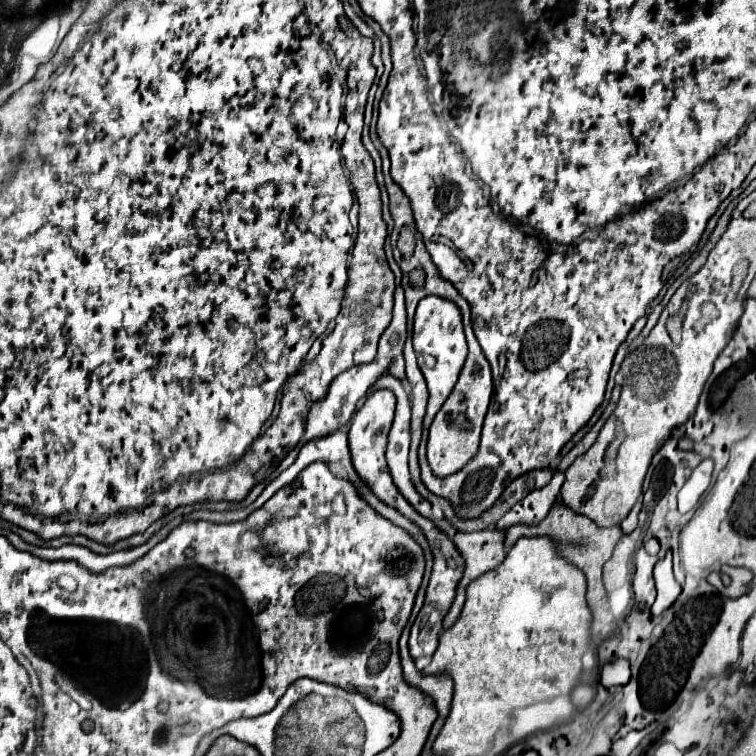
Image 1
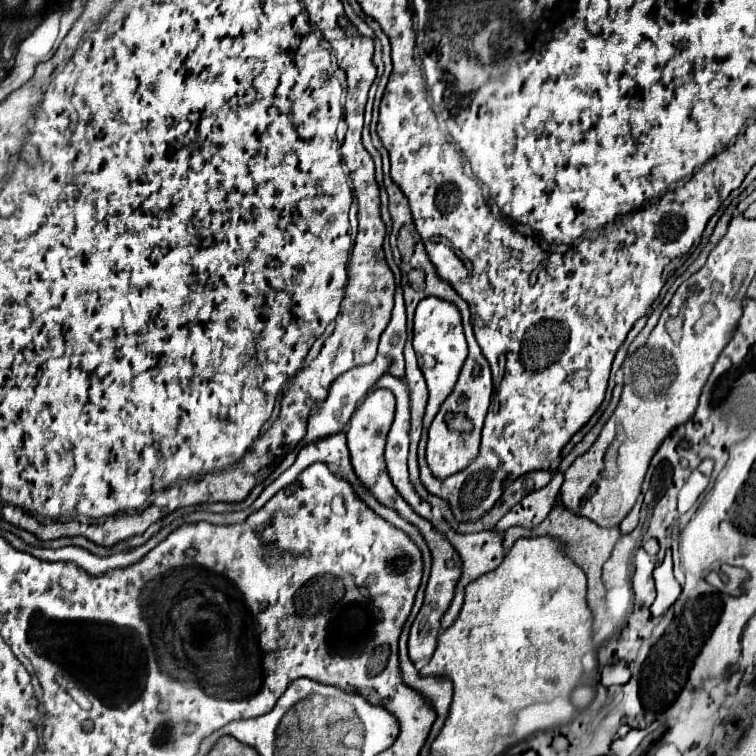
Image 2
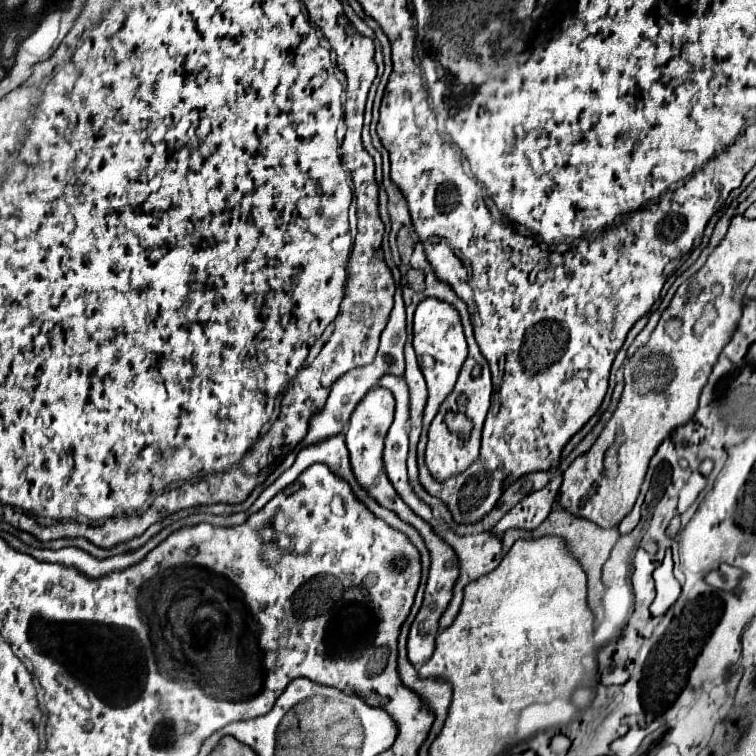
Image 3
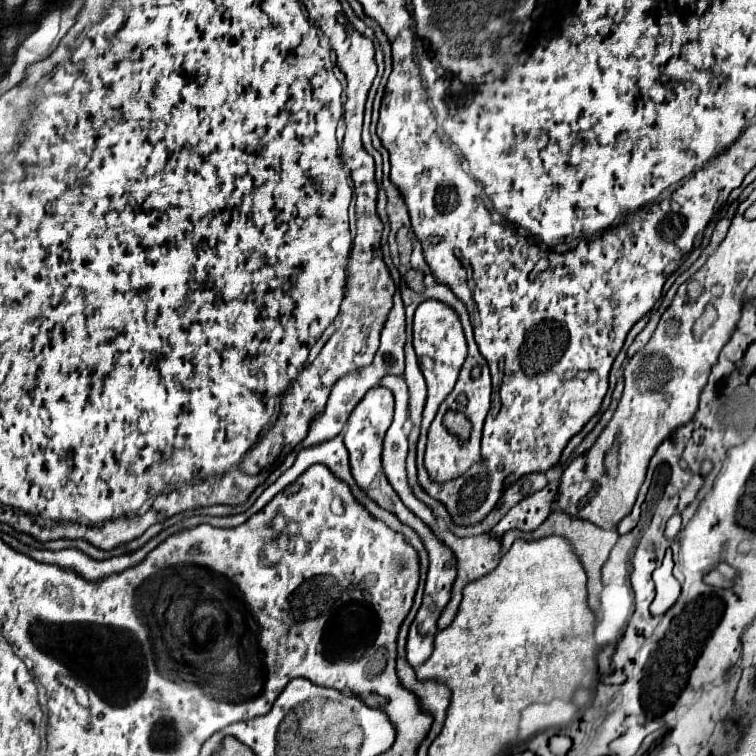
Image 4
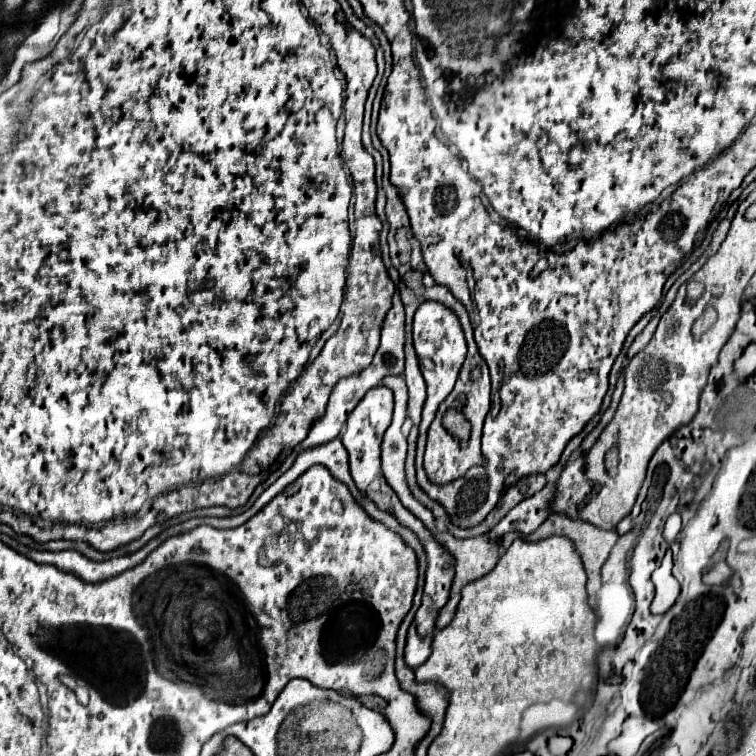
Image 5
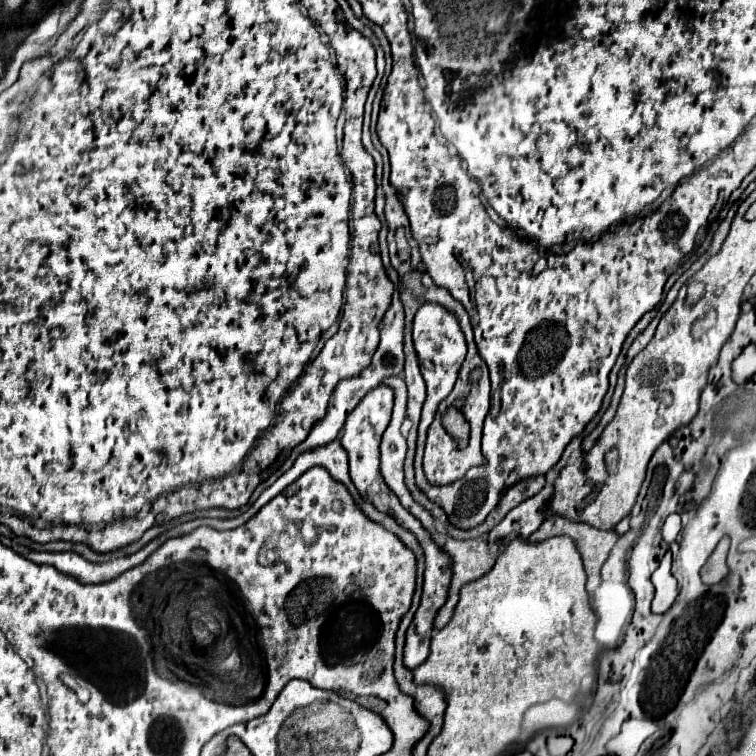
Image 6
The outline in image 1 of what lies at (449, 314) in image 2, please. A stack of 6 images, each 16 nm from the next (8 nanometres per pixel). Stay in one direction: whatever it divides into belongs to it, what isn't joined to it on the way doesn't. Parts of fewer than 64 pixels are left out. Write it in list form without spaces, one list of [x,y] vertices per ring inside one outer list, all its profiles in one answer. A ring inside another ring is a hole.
[[[440,296],[422,298],[418,304],[418,310],[416,310],[416,318],[414,318],[412,340],[414,340],[414,352],[418,358],[418,366],[424,374],[424,378],[428,382],[428,390],[430,390],[428,408],[434,406],[440,410],[454,388],[452,380],[448,380],[448,372],[440,372],[440,368],[462,368],[466,354],[468,354],[466,336],[462,330],[460,308],[452,300],[446,300]]]

